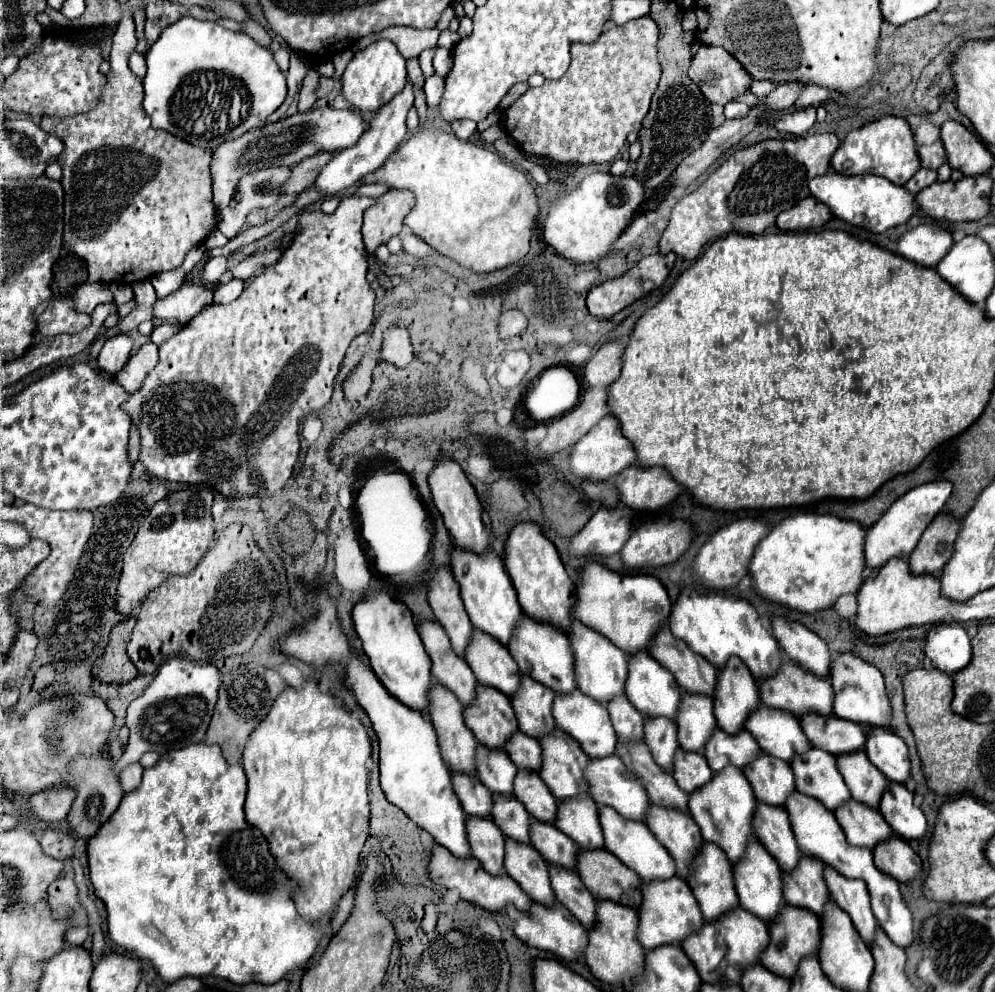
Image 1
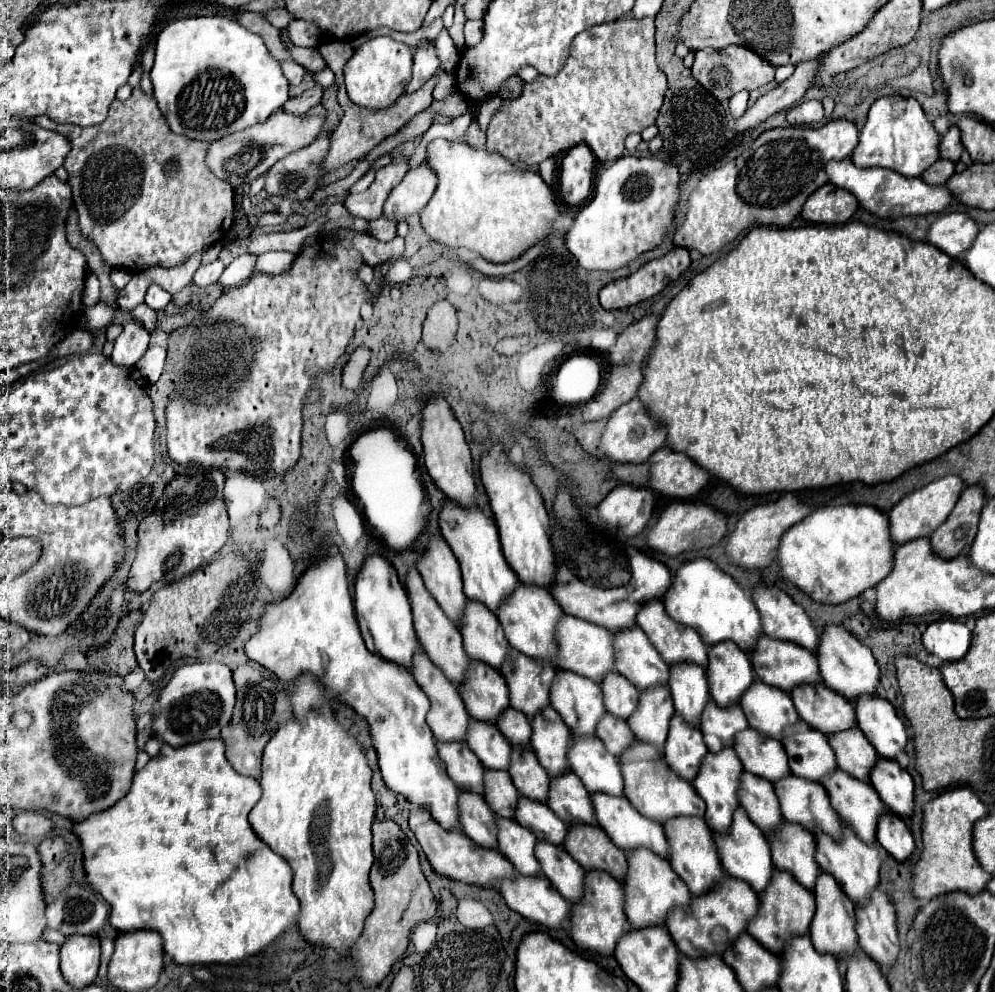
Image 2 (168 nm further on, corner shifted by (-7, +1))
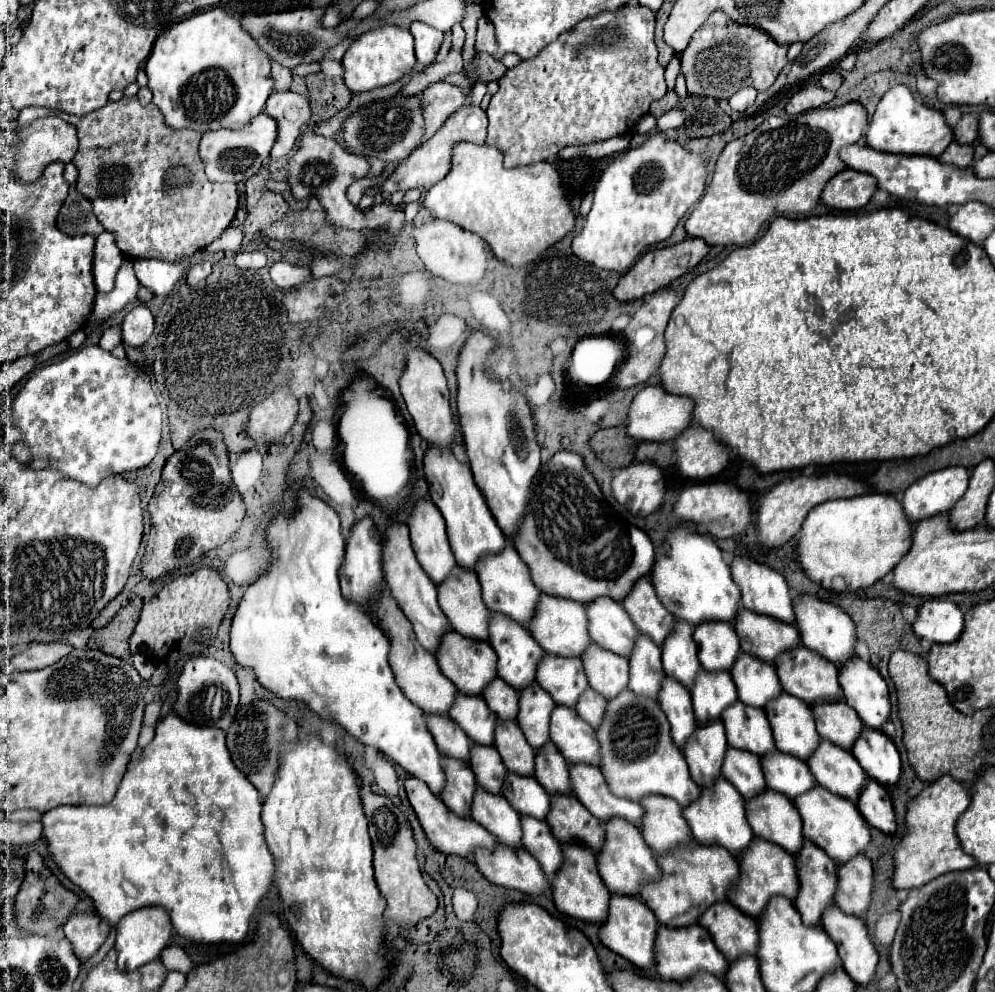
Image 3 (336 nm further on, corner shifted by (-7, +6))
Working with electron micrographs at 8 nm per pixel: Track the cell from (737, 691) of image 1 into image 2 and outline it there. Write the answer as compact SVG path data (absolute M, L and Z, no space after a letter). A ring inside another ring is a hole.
M716 643L708 647L706 677L712 699L720 705L738 703L742 693L752 685L754 671L748 655L736 643Z

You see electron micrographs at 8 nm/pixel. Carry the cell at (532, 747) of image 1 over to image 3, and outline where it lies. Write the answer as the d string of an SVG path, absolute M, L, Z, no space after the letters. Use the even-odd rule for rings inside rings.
M496 678L486 686L486 694L482 694L488 708L500 718L500 720L516 720L518 718L518 692L510 690L506 682Z

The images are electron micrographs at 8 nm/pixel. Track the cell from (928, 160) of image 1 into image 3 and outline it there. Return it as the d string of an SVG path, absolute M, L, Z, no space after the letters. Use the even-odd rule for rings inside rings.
M964 114L960 122L952 128L954 140L958 144L972 144L978 136L978 116L976 114Z

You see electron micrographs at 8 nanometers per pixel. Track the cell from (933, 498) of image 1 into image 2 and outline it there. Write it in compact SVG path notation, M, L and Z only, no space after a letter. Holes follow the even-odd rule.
M946 475L942 479L936 479L936 481L920 487L918 491L906 495L888 513L892 541L894 543L906 543L910 539L930 537L938 529L938 525L942 525L946 521L946 517L954 509L954 505L956 505L956 501L958 501L958 497L960 497L962 491L964 491L964 481L958 475Z

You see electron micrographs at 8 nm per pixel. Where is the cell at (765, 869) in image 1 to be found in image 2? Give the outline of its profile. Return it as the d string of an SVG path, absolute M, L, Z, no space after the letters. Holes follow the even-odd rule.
M738 807L738 811L734 811L734 823L730 825L730 831L726 835L714 835L714 843L718 847L718 859L722 861L722 867L728 875L742 879L746 883L750 883L750 887L760 893L772 875L772 859L770 859L770 847L768 841L764 839L764 833L750 821L750 817L746 815L746 811L742 811L742 807Z

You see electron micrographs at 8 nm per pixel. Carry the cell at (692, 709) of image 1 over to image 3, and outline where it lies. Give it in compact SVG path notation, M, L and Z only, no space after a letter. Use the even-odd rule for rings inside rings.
M678 620L678 630L674 630L674 634L666 638L666 646L662 646L662 664L666 676L678 680L684 688L692 690L696 674L700 672L700 662L690 624Z

